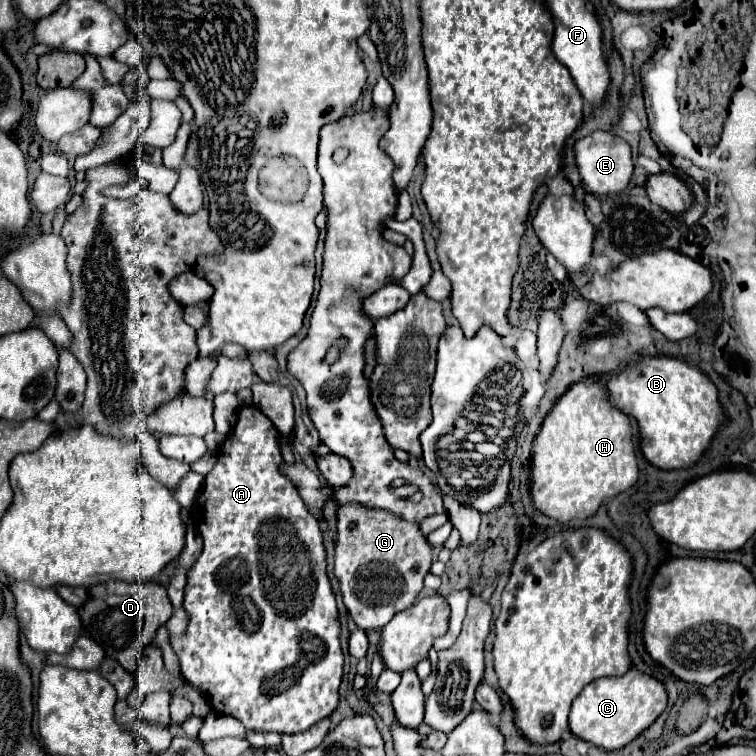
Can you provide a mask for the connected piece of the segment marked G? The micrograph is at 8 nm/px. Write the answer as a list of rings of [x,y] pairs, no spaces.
[[[344,506],[336,512],[338,518],[338,538],[334,554],[334,574],[340,582],[344,606],[348,608],[352,620],[362,630],[384,628],[394,614],[406,610],[422,590],[422,580],[432,564],[432,548],[420,534],[418,524],[408,524],[390,512],[376,512],[360,506]]]

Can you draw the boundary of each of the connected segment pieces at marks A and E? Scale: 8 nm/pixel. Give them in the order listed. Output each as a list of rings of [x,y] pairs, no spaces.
[[[254,406],[242,408],[236,426],[232,428],[228,438],[220,446],[220,450],[216,454],[216,464],[206,474],[204,488],[192,506],[194,518],[198,522],[198,532],[204,540],[204,548],[186,576],[184,610],[188,614],[188,628],[184,630],[184,634],[172,636],[170,644],[172,644],[174,654],[178,656],[184,680],[188,680],[188,684],[192,684],[198,692],[204,690],[212,710],[216,710],[218,714],[228,714],[228,716],[238,718],[248,730],[296,734],[296,732],[308,730],[312,724],[316,724],[322,718],[328,718],[336,710],[344,654],[340,648],[340,622],[338,622],[336,600],[334,600],[332,586],[330,586],[330,580],[326,574],[326,550],[322,544],[322,530],[318,526],[318,520],[304,506],[296,488],[292,488],[292,484],[288,484],[288,480],[284,480],[284,476],[280,476],[280,470],[276,468],[276,464],[280,464],[280,460],[282,460],[282,454],[278,448],[276,426],[258,408],[254,408]]]
[[[596,130],[596,132],[580,138],[574,144],[574,156],[576,156],[578,172],[582,176],[582,188],[586,192],[596,194],[596,196],[620,192],[622,188],[628,186],[628,182],[632,178],[632,172],[634,172],[634,164],[632,164],[632,154],[630,154],[628,142],[622,140],[620,136],[610,134],[610,132]]]

